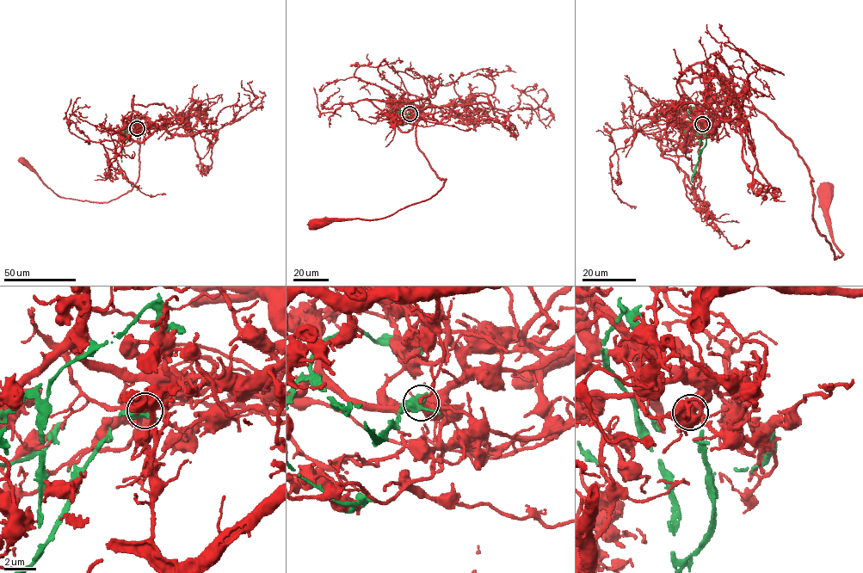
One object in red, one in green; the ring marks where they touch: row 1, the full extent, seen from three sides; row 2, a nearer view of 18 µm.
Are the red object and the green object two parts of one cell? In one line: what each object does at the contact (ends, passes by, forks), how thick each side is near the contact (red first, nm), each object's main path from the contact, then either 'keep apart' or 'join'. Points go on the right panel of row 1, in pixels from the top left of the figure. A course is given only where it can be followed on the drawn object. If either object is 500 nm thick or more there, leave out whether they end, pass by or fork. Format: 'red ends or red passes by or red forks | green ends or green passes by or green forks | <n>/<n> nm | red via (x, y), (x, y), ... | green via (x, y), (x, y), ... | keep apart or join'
500/440 nm | red via (702, 124), (692, 111), (706, 105), (751, 106), (792, 142), (835, 260), (842, 254), (826, 189) | green via (702, 125), (706, 137), (705, 145), (700, 149), (693, 123), (704, 136), (714, 132), (715, 126) | keep apart

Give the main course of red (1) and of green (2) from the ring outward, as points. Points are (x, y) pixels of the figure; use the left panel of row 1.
1: (136, 128), (156, 125), (147, 118), (138, 120), (138, 181), (107, 202), (58, 196), (23, 161)
2: (136, 128), (127, 141), (126, 127), (120, 131), (120, 134), (129, 129)

